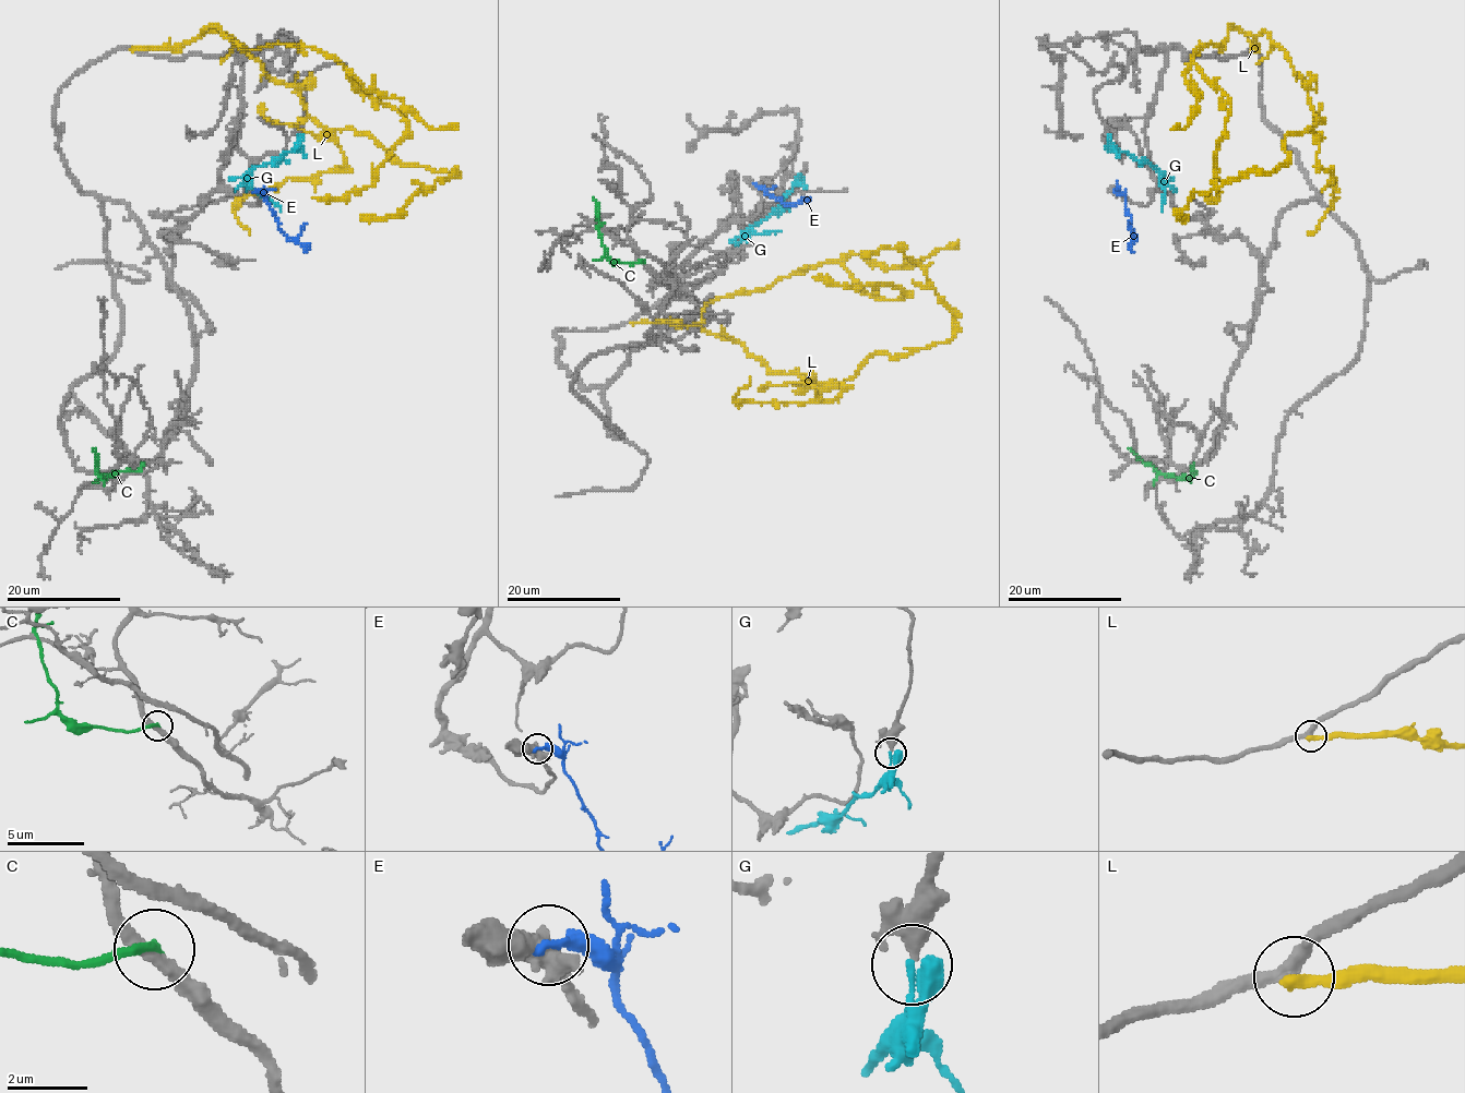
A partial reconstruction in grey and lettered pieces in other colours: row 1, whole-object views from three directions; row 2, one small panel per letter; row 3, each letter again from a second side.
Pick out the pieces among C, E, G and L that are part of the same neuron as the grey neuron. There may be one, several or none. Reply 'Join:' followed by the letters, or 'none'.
Join: none

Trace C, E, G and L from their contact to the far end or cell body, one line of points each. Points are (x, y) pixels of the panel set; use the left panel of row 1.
C: (142, 466), (138, 470), (111, 471), (105, 479), (98, 475), (97, 453), (93, 447)
E: (255, 191), (265, 195), (277, 227), (289, 239), (297, 238), (306, 223)
G: (298, 136), (292, 151), (252, 171), (250, 183), (282, 211)
L: (131, 48), (228, 34), (325, 128), (454, 171), (394, 215), (359, 220)

